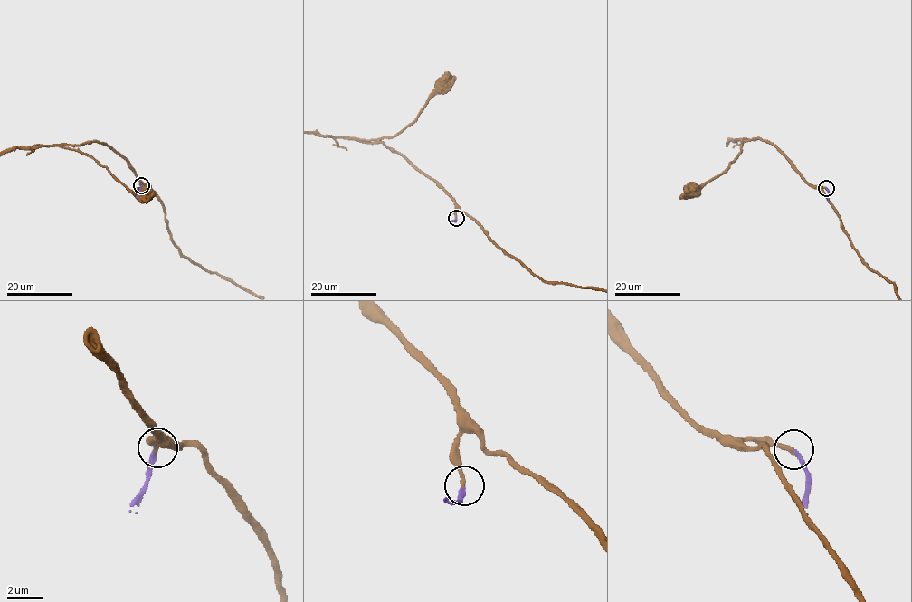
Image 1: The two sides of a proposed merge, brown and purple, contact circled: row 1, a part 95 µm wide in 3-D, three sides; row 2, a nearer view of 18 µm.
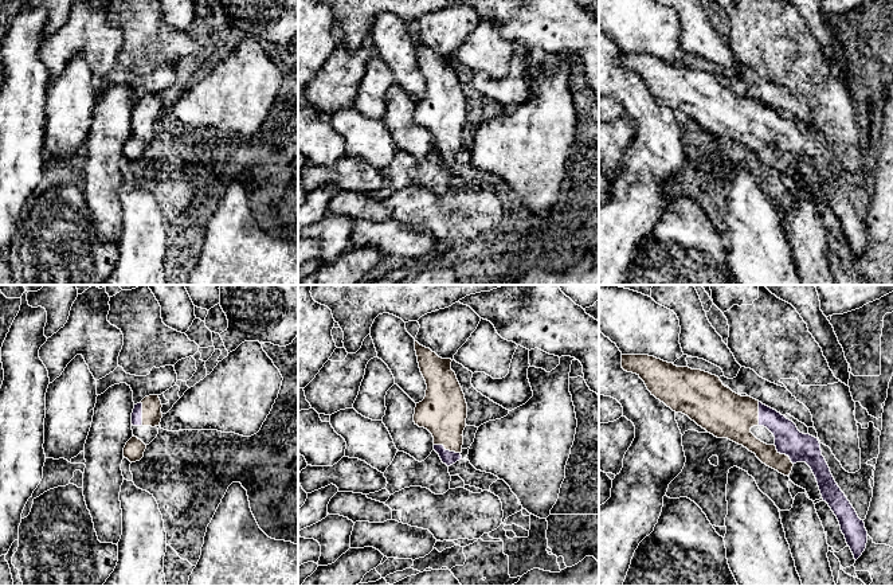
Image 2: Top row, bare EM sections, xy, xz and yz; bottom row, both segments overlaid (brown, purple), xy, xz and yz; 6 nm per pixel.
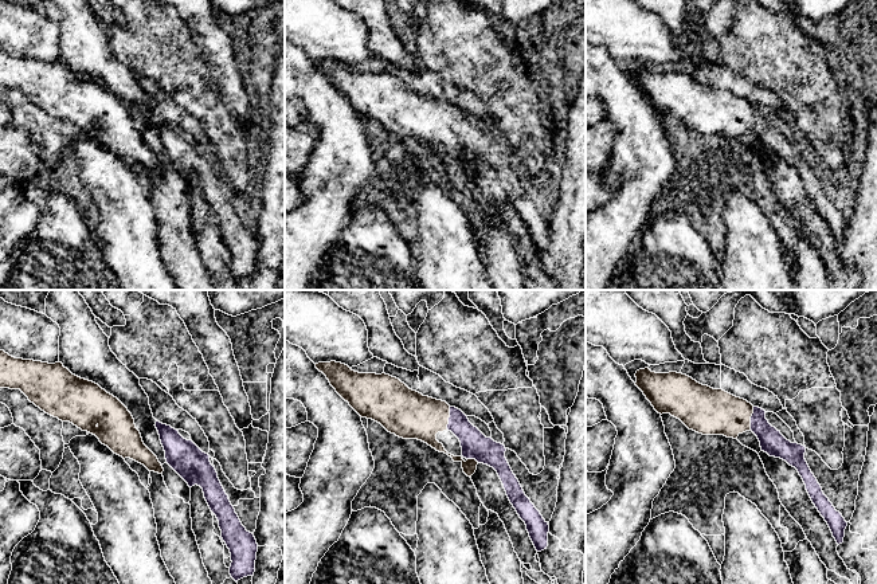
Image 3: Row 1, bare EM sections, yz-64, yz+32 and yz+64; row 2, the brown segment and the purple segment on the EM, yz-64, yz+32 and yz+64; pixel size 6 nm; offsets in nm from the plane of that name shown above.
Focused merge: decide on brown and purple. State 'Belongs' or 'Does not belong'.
Belongs

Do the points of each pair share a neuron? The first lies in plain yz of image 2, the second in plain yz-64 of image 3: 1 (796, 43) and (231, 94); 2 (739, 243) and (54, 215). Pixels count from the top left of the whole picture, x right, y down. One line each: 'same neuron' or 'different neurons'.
1: different neurons
2: different neurons

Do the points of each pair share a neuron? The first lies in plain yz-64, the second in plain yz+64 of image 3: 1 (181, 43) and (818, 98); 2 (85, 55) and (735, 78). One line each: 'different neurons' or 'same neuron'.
1: same neuron
2: different neurons

